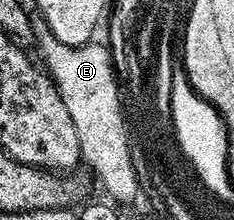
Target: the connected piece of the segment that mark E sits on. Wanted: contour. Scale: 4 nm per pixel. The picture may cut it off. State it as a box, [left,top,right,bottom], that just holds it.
[33,21,139,204]

